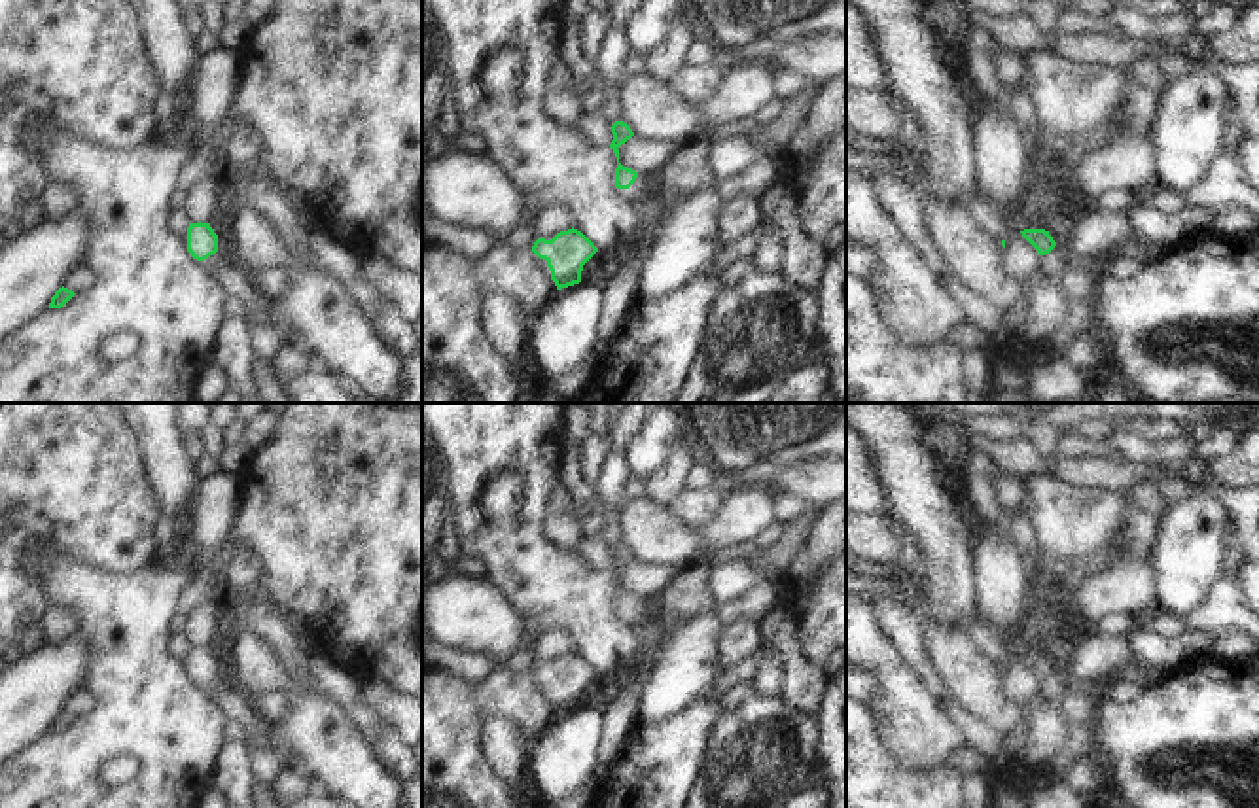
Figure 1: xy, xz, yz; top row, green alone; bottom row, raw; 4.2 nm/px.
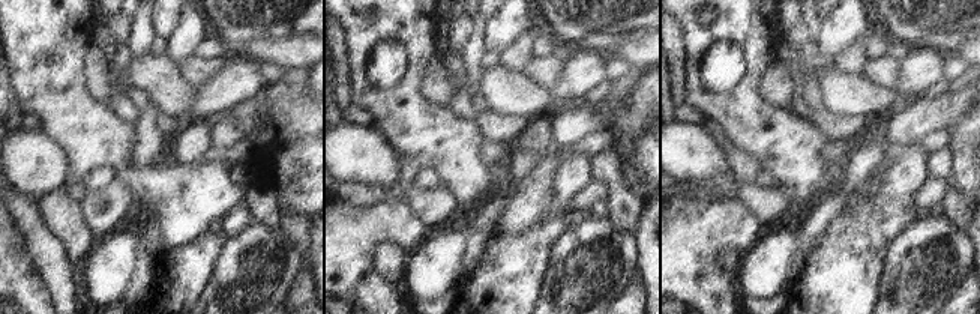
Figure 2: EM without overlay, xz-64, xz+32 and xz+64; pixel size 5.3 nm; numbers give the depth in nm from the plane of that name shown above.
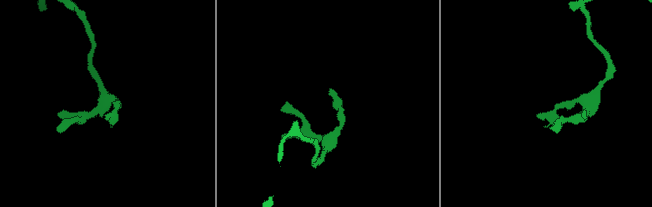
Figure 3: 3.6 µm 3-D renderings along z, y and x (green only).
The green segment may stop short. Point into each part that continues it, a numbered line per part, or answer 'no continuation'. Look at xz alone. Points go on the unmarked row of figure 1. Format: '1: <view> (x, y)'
1: xz (635, 614)

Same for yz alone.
1: yz (1053, 689)

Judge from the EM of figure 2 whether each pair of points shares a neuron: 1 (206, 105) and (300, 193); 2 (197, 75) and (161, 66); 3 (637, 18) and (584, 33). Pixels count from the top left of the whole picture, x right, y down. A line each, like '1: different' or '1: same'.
1: different
2: different
3: same

